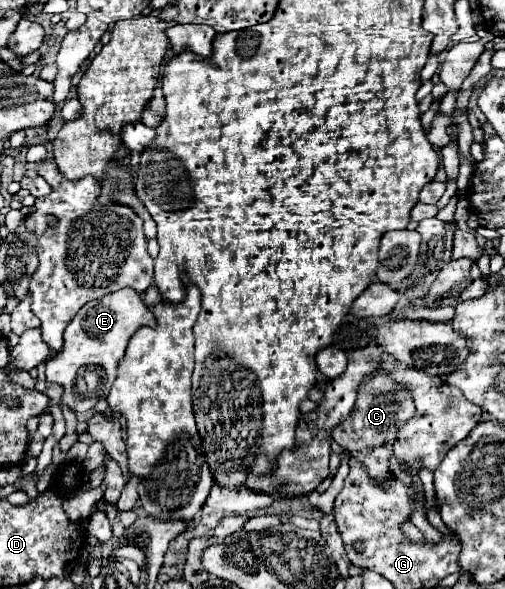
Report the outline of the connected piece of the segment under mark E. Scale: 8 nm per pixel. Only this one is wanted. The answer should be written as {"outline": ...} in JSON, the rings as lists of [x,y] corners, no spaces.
{"outline":[[[128,287],[106,295],[102,301],[86,303],[66,327],[64,347],[44,363],[46,381],[58,383],[64,389],[62,405],[70,407],[76,415],[94,409],[94,405],[108,395],[116,377],[118,361],[122,359],[130,337],[144,325],[156,327],[156,319],[144,305],[142,295]]]}

